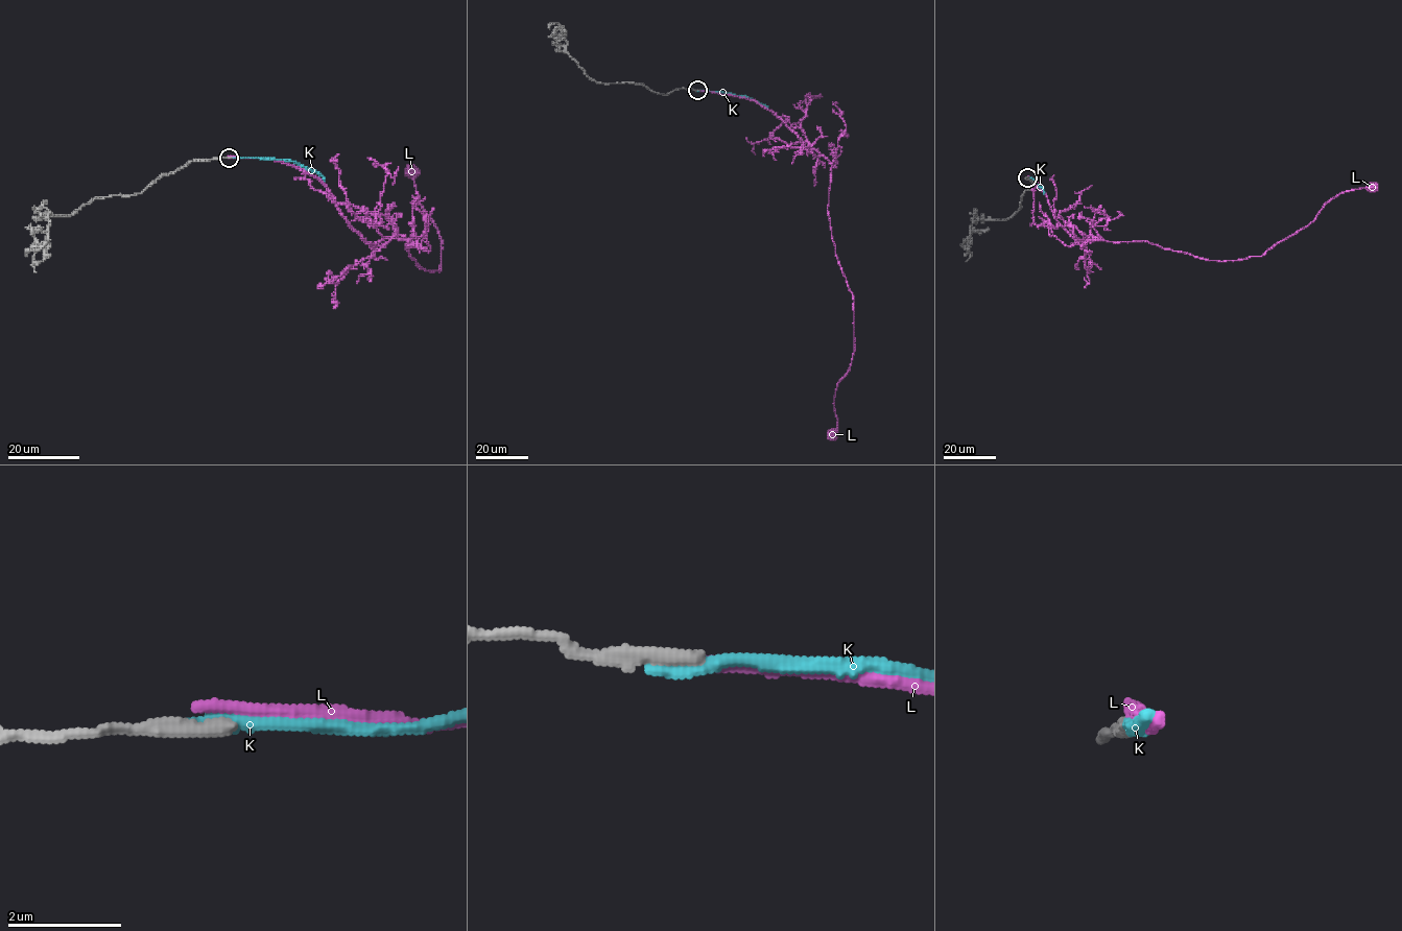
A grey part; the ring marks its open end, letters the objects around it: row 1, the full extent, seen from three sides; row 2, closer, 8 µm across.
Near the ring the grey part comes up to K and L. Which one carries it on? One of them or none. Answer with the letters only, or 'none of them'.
K

